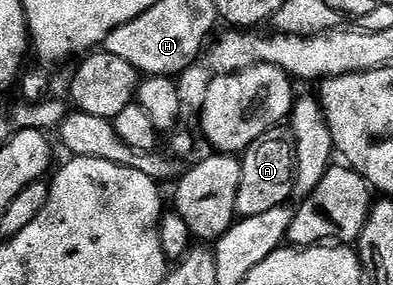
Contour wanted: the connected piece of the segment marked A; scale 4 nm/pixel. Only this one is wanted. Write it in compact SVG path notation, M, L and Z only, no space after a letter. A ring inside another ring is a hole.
M287 128L268 129L253 143L241 158L243 175L237 194L236 215L239 218L261 216L269 208L284 205L295 189L295 139Z

